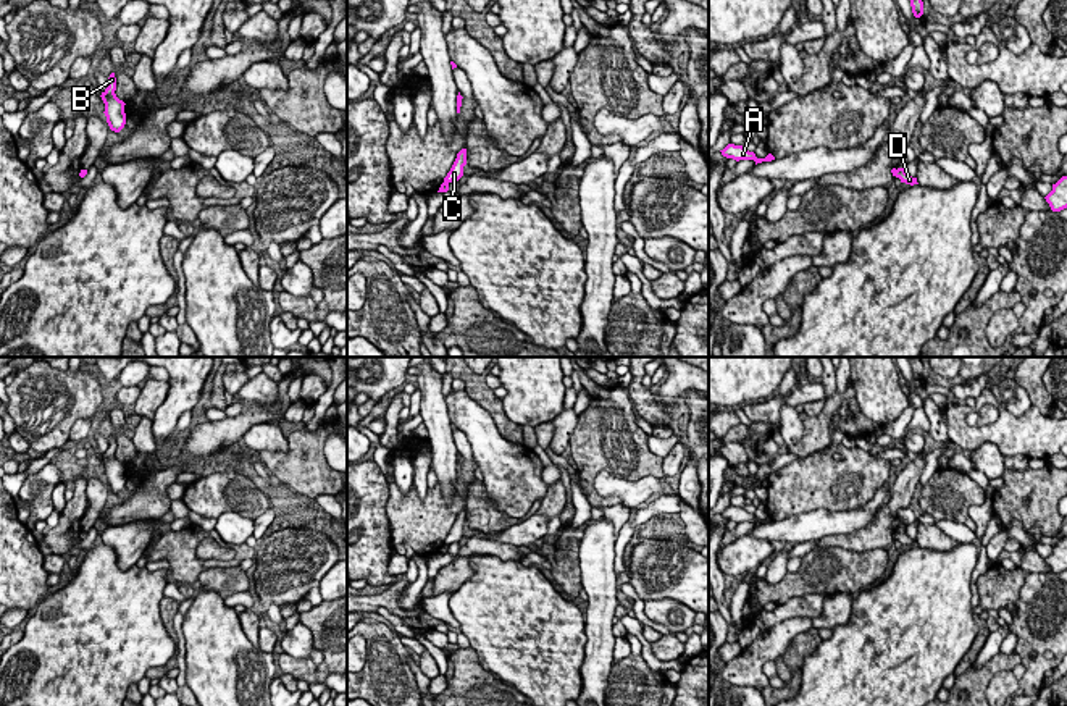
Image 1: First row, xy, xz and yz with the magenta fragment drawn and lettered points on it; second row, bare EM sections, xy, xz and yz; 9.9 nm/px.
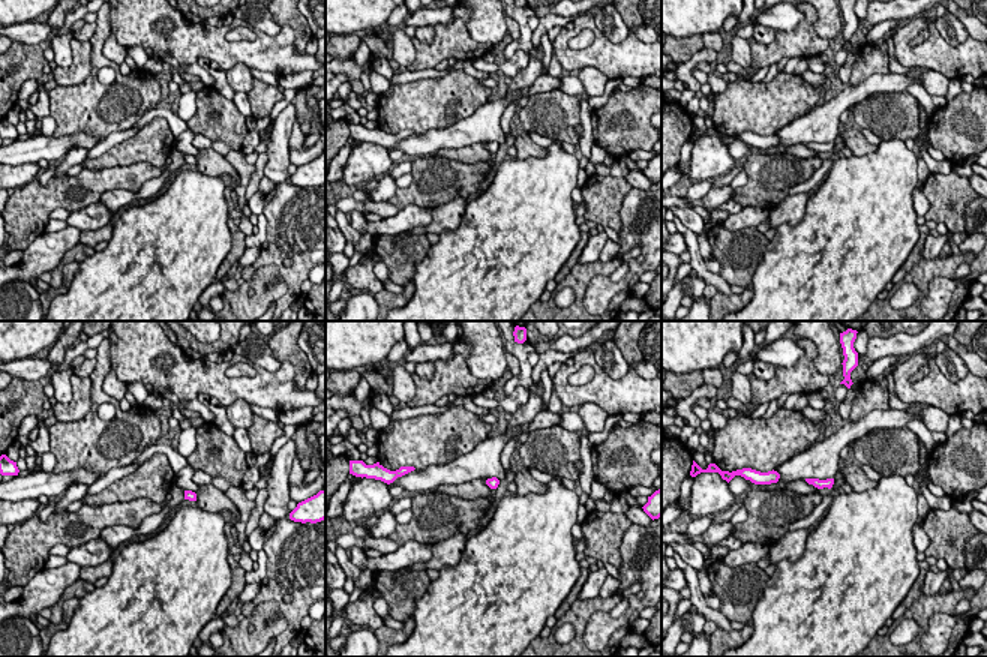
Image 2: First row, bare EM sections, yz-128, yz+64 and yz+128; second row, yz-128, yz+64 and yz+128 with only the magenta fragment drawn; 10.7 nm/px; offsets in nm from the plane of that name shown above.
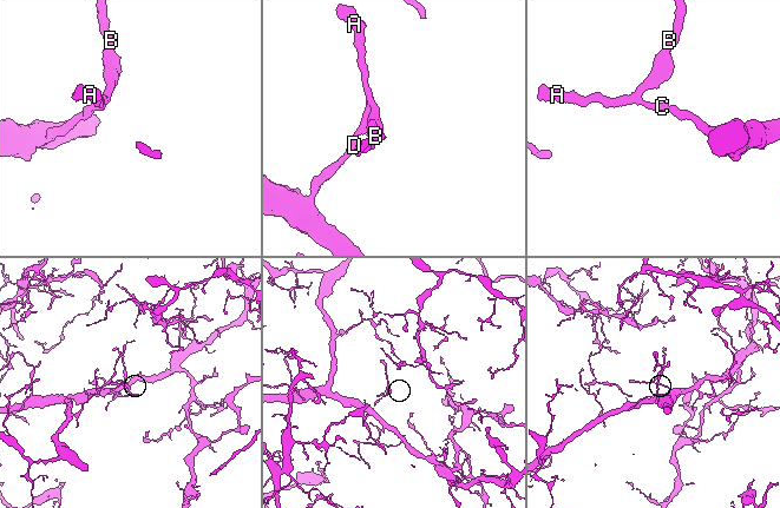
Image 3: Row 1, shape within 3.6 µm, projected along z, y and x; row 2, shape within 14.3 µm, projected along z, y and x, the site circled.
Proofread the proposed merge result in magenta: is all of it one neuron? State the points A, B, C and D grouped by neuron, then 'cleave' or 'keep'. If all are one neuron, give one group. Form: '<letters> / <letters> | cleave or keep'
A B C D | keep

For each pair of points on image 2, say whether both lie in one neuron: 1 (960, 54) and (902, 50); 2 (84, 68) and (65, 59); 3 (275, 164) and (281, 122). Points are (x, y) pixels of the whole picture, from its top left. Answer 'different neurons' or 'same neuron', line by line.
1: same neuron
2: different neurons
3: same neuron

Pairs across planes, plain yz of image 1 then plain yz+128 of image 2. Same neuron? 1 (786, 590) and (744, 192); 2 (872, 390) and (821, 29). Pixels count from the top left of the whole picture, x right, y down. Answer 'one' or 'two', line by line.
1: one
2: one

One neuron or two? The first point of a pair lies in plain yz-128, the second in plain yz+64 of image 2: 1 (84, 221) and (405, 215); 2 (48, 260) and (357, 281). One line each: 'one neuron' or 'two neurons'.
1: one neuron
2: one neuron

